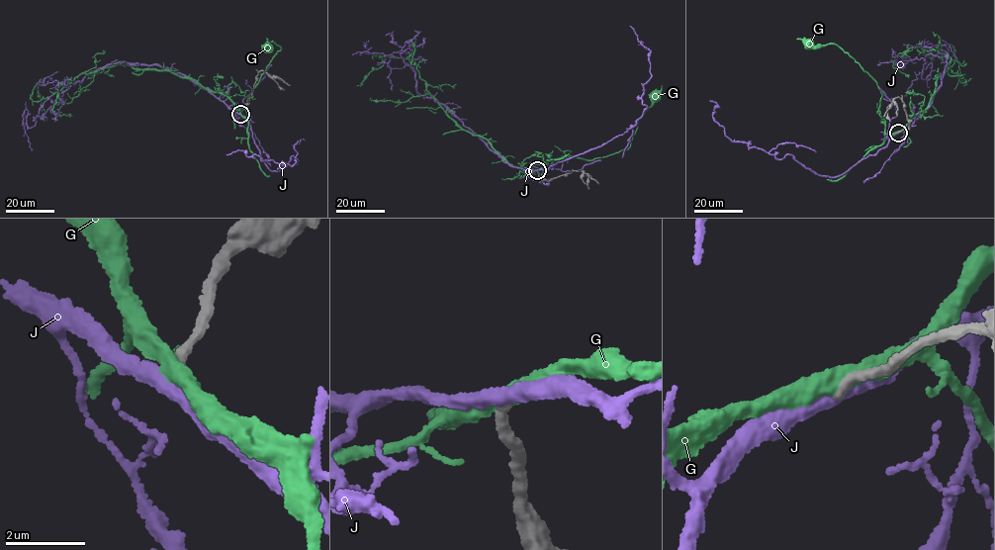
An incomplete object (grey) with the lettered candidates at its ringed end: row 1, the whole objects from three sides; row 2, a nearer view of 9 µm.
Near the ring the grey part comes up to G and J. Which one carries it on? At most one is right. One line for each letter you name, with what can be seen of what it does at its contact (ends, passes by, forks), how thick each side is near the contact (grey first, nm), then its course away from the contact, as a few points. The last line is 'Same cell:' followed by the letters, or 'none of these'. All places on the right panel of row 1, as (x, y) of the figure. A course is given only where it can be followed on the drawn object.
Same cell: none of these

